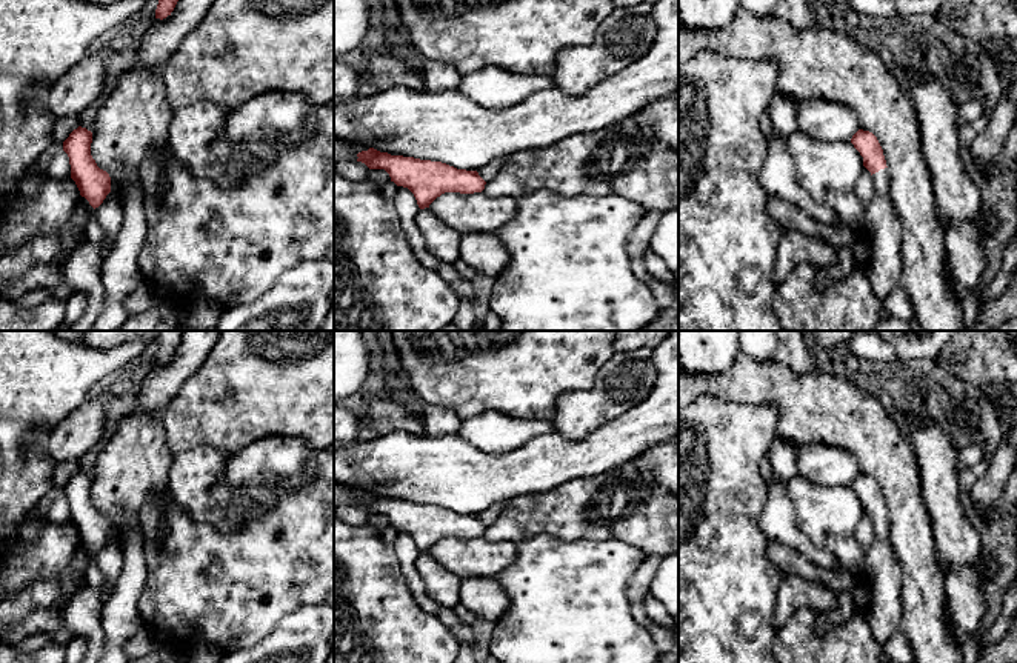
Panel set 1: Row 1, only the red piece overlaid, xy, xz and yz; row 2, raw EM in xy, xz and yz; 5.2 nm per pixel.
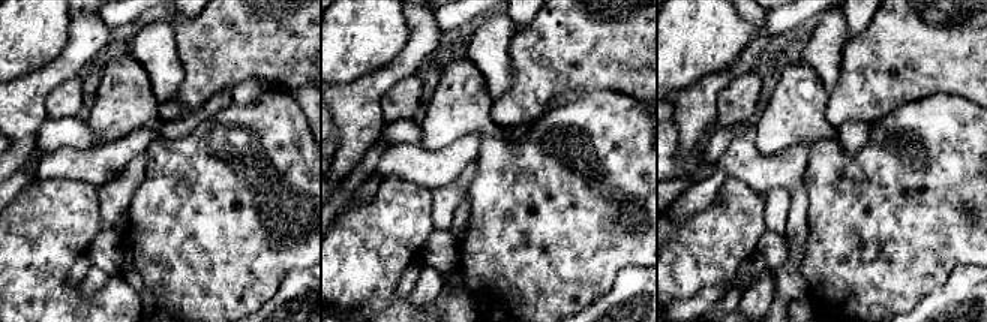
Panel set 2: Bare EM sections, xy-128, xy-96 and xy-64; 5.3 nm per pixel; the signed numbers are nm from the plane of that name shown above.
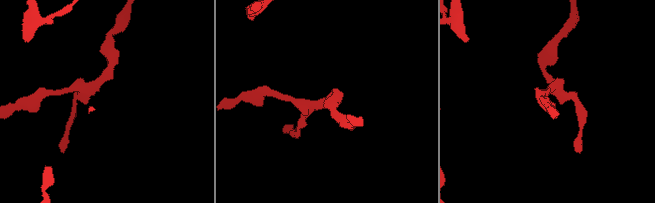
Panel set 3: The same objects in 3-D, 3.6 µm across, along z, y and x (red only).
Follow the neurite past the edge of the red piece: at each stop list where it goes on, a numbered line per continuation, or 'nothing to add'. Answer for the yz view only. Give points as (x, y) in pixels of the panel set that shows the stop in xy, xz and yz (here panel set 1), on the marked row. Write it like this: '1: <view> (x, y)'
1: yz (885, 269)

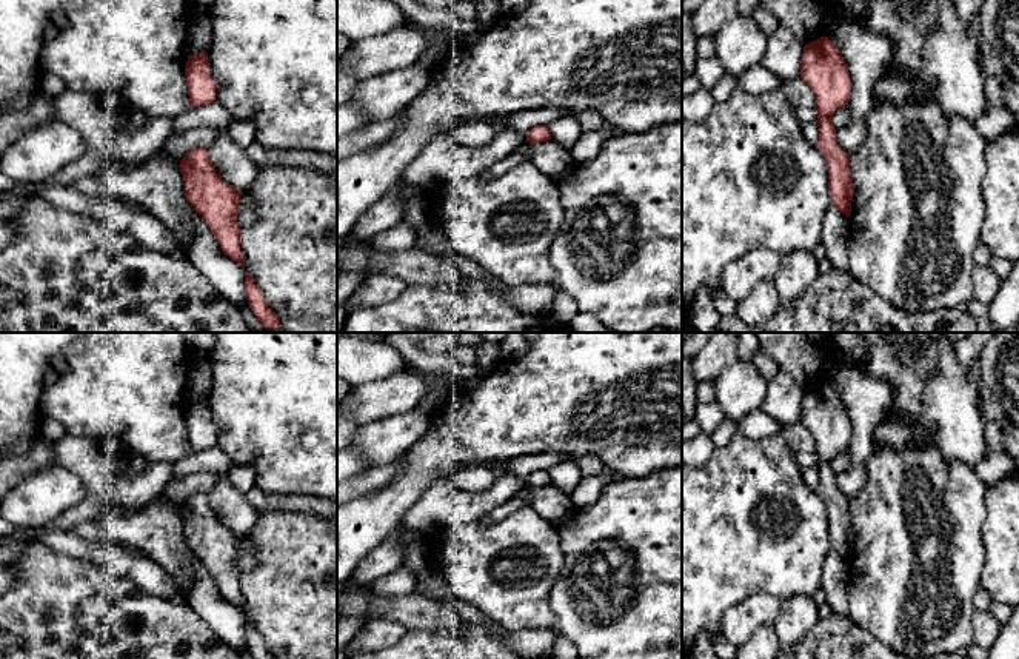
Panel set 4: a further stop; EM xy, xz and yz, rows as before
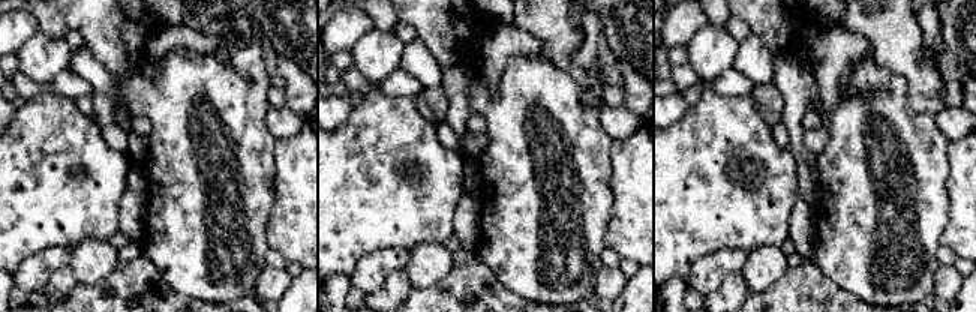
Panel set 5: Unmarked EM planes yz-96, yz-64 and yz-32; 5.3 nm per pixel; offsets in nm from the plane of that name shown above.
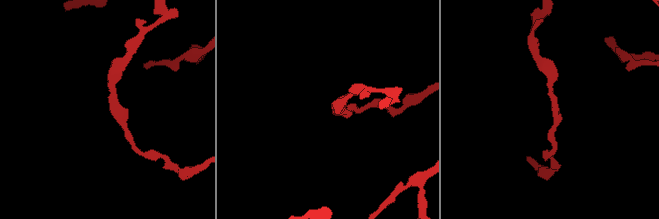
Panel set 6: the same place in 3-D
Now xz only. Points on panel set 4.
nothing to add

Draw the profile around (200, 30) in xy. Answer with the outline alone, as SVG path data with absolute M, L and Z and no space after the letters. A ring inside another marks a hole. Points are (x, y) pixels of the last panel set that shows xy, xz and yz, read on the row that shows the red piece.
M206 9L197 11L188 29L186 49L188 55L197 55L200 52L208 52L212 35L212 20Z

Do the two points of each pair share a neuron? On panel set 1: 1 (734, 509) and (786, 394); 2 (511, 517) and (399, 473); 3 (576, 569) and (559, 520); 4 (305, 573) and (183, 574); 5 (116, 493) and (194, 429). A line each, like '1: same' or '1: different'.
1: different
2: different
3: different
4: same
5: different

